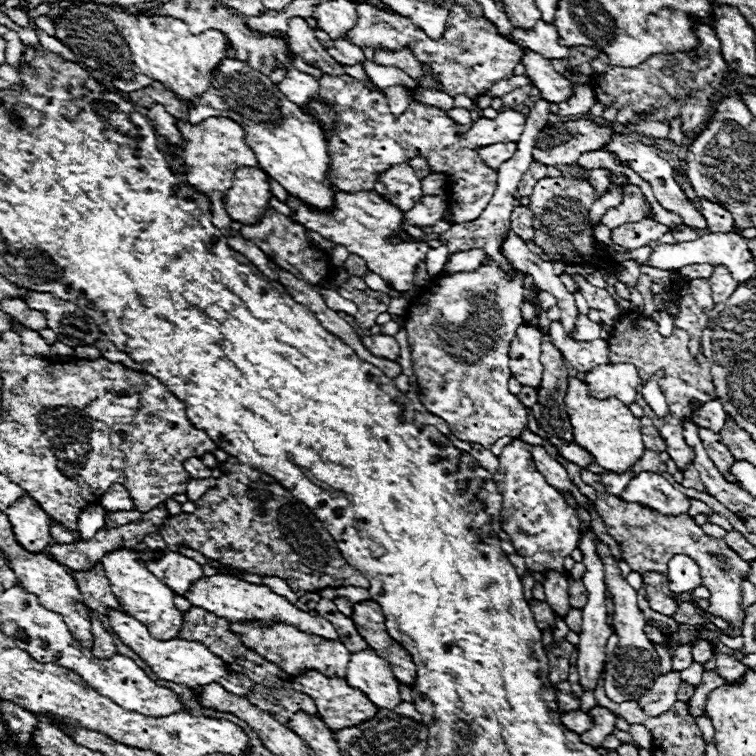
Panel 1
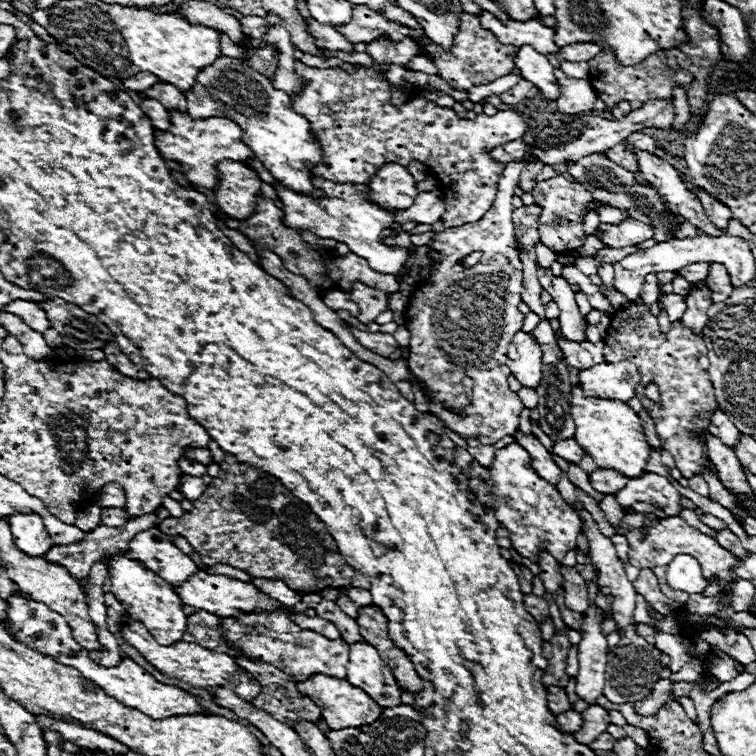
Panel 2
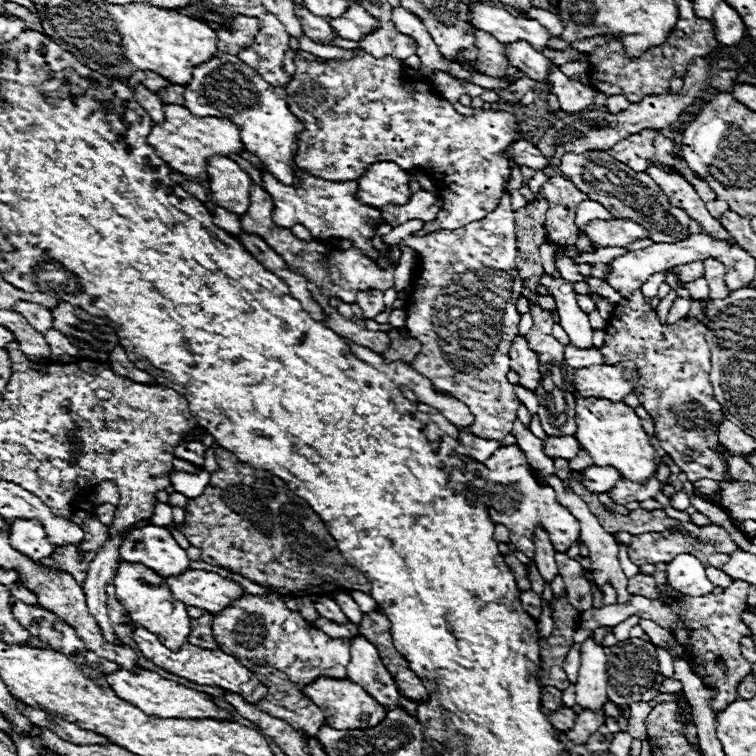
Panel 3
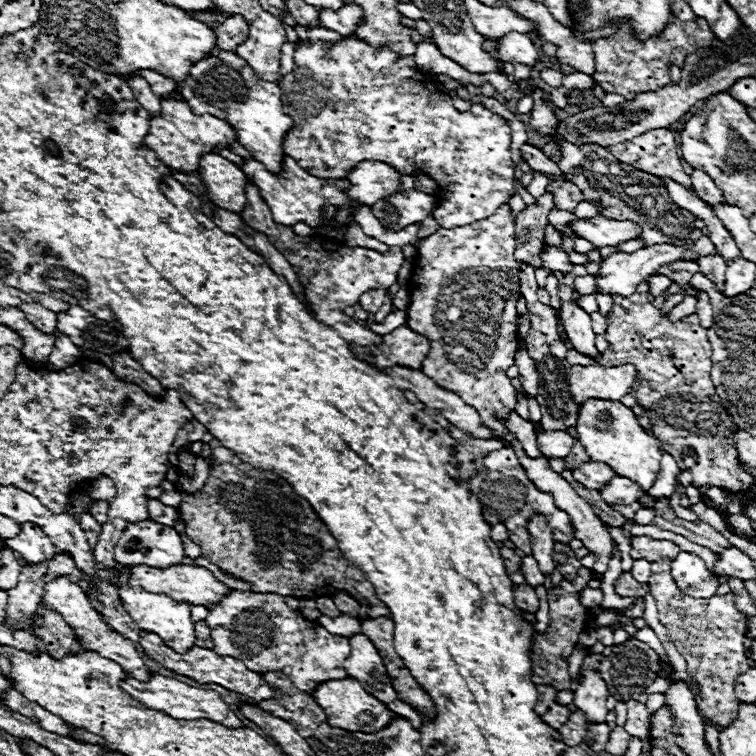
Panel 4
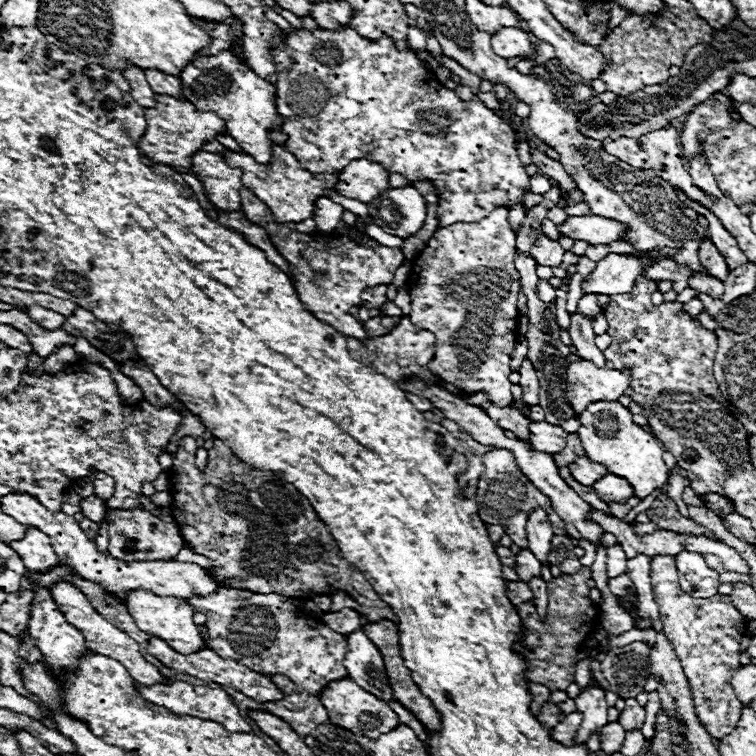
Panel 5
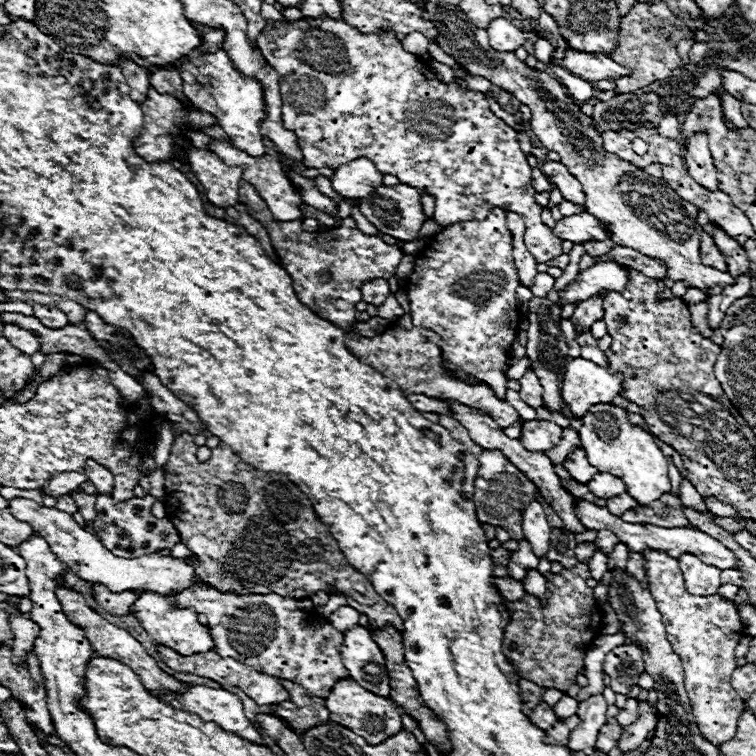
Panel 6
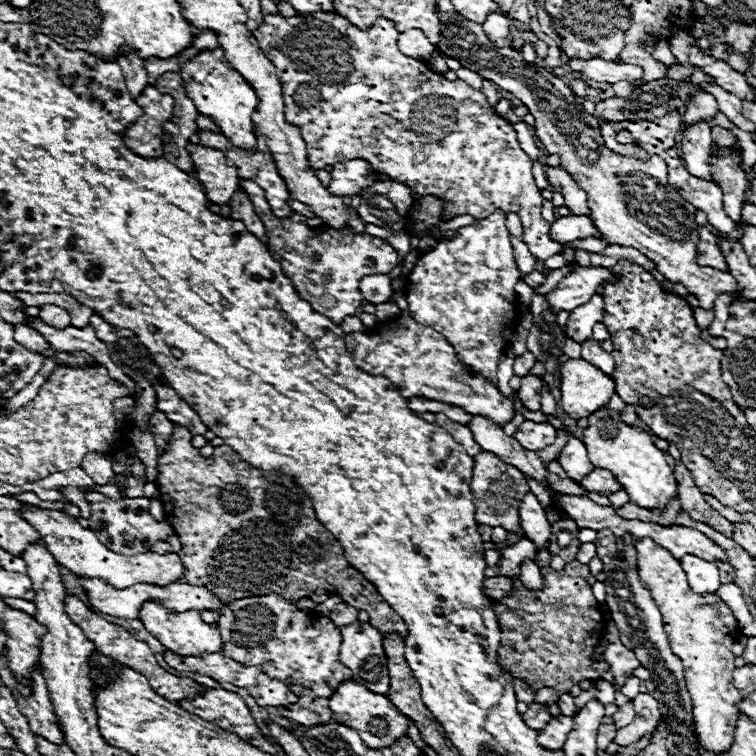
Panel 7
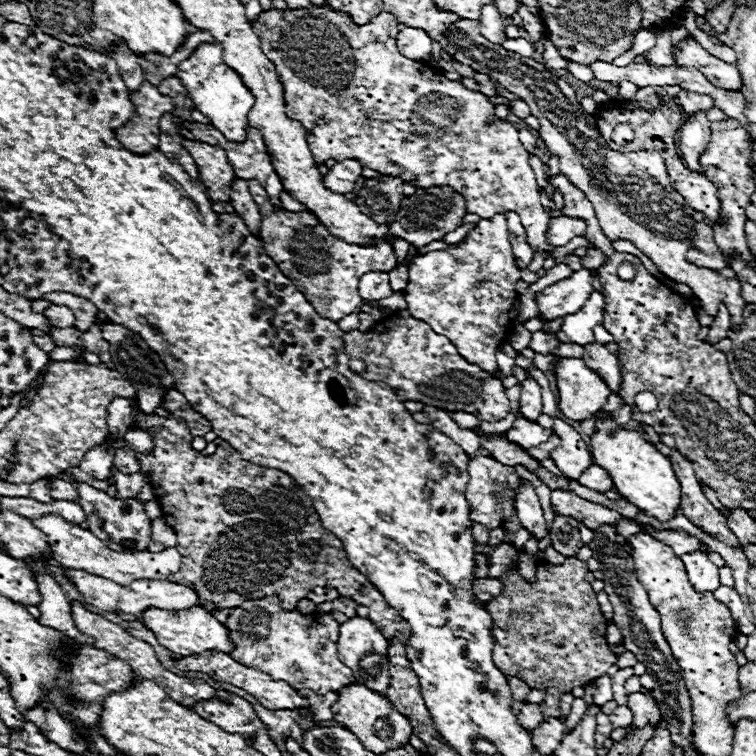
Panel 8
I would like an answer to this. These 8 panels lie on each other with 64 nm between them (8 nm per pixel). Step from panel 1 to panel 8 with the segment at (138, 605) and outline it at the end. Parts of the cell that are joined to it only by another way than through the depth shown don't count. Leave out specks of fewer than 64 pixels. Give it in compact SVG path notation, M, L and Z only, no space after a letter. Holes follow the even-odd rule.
M192 606L188 610L144 610L142 614L142 622L148 626L148 630L152 630L158 638L158 642L172 650L172 654L176 656L192 656L192 654L202 654L204 650L224 650L224 652L232 652L234 644L230 640L230 630L218 622L210 612L206 612L202 606Z

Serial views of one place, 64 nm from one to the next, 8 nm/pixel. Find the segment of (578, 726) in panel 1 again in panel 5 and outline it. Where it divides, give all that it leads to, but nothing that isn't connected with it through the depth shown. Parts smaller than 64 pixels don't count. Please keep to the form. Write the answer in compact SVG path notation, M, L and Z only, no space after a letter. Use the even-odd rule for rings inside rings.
M546 702L546 704L540 708L540 714L538 714L536 718L540 718L540 724L542 724L542 726L552 728L552 726L556 726L556 722L560 722L564 716L560 714L560 710L558 710L556 704L548 704L548 702Z

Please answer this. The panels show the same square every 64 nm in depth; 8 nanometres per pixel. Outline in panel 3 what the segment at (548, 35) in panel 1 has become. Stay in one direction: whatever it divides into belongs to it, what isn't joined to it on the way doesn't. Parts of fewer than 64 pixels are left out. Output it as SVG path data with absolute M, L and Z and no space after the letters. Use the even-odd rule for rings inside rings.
M482 2L470 4L470 22L476 30L484 30L504 44L526 40L536 50L544 50L550 38L546 28L542 28L536 20L514 16L506 8L492 8Z

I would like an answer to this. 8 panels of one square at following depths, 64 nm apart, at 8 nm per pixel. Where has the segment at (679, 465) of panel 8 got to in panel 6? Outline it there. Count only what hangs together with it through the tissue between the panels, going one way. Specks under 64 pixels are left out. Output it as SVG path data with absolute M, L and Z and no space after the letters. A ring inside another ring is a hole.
M682 480L682 484L680 484L680 492L678 492L678 498L682 500L682 506L686 506L686 508L710 512L710 510L706 508L706 504L704 504L704 498L698 494L698 490L692 486L690 480ZM712 514L712 518L714 518L714 522L716 522L720 528L728 530L728 534L734 534L734 532L740 530L740 526L746 526L744 522L738 522L738 520L734 520L734 518L720 518L720 516L716 516L716 514Z

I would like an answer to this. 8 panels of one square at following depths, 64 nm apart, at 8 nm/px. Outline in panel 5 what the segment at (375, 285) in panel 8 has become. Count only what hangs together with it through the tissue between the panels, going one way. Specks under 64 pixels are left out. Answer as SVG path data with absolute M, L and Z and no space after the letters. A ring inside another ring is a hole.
M374 286L364 290L362 294L362 304L366 308L380 308L386 302L386 286Z

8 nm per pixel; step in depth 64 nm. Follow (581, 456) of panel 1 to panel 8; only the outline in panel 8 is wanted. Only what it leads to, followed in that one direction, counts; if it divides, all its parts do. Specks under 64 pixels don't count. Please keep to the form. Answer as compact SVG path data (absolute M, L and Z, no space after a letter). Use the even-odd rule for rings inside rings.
M516 418L514 426L506 434L508 434L508 438L512 438L512 442L516 442L516 444L520 444L524 448L538 446L538 444L546 442L552 436L550 430L544 430L542 426L532 424L526 418Z

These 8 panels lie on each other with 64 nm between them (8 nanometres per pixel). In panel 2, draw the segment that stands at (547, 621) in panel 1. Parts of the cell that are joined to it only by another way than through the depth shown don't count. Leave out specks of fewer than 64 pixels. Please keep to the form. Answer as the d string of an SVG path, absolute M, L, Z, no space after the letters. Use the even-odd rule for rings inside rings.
M526 594L524 596L524 608L536 618L536 622L542 622L548 616L548 604L544 598L534 596L534 594Z

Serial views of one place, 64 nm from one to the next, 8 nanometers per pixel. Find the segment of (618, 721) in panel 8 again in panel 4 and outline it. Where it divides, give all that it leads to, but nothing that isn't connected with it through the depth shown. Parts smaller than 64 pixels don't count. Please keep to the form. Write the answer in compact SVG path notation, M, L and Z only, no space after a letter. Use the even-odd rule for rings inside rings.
M626 702L626 704L628 704L628 718L626 718L624 730L630 736L638 736L640 740L646 740L648 738L648 728L646 728L648 710L646 710L646 706L640 702Z

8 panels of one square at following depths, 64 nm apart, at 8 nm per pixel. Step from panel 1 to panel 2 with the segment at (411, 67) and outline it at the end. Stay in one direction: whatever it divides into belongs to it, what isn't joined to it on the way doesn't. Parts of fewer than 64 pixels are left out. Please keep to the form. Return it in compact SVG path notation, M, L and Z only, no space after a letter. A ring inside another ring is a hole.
M380 36L366 44L366 54L370 54L376 62L390 62L404 66L412 56L418 54L418 46L412 38L402 38L400 42L392 42Z

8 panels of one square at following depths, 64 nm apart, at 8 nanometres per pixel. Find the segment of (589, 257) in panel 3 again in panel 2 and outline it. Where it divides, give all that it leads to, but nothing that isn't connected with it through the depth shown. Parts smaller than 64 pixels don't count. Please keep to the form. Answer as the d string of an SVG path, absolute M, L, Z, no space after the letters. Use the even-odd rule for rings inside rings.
M626 246L626 248L602 248L602 250L598 250L598 254L594 256L594 260L614 264L620 258L624 258L628 254L634 254L634 252L638 252L638 248L634 248L634 246Z

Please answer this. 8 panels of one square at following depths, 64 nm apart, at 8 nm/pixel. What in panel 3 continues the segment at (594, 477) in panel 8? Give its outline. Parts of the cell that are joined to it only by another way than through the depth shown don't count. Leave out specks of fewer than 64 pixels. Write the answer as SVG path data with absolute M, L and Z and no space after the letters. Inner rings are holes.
M650 478L650 482L644 486L644 484L636 484L636 482L628 482L628 480L620 480L616 482L616 486L612 488L612 492L608 490L606 494L616 502L616 504L630 504L630 502L642 502L642 500L648 500L648 498L654 498L658 492L666 494L666 496L674 496L674 488L672 486L666 486L664 490L660 490L660 482L656 478Z

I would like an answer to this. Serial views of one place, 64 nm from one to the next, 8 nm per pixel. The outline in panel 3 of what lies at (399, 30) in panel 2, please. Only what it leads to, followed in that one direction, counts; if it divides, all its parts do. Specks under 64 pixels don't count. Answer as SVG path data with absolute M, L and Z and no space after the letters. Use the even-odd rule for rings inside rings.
M360 4L348 6L348 14L344 14L344 18L326 18L326 20L346 40L360 40L364 34L376 30L378 26L378 22Z

